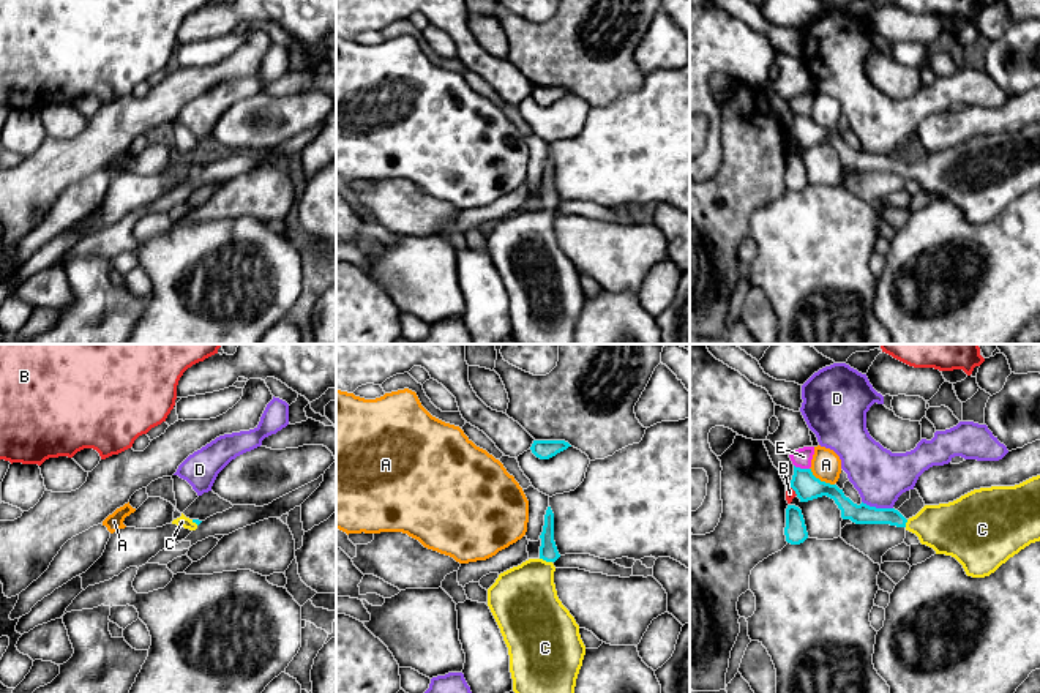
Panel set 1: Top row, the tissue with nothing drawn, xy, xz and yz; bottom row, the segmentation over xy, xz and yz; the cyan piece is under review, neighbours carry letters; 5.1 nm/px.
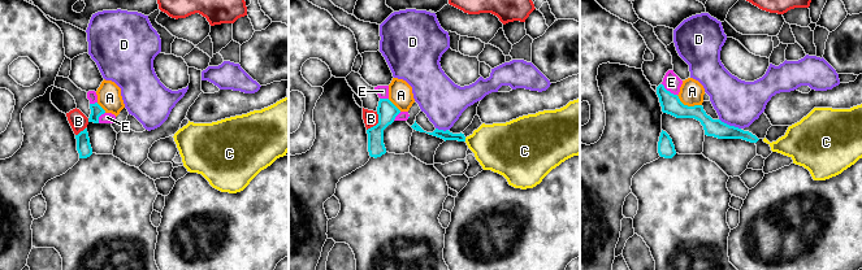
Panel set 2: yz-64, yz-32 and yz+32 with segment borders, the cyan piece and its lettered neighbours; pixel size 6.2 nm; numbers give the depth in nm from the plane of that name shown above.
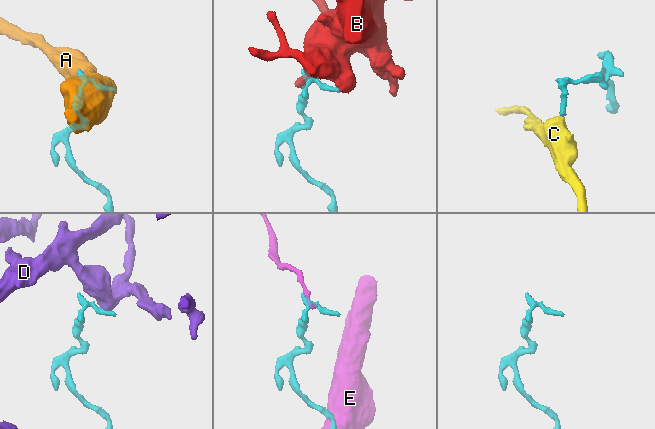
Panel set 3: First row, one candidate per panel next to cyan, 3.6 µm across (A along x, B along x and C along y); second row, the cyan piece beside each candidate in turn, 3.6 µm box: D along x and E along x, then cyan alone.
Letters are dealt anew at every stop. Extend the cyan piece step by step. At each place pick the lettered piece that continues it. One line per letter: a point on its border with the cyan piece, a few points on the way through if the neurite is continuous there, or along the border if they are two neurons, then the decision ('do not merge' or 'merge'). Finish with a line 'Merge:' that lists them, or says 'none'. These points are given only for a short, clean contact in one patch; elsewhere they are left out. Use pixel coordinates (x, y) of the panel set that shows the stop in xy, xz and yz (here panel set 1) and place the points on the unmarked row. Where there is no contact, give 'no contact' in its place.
A: contact yz (819, 127); border yz (810, 114), (816, 123), (834, 131); do not merge
B: contact yz (793, 134); border yz (789, 131), (797, 141); do not merge
C: contact xz (546, 207); border xz (540, 204), (551, 209); do not merge
D: contact yz (878, 155); border yz (862, 147), (870, 152), (892, 155); do not merge
E: contact yz (802, 116); border yz (794, 111), (808, 116); do not merge
Merge: none

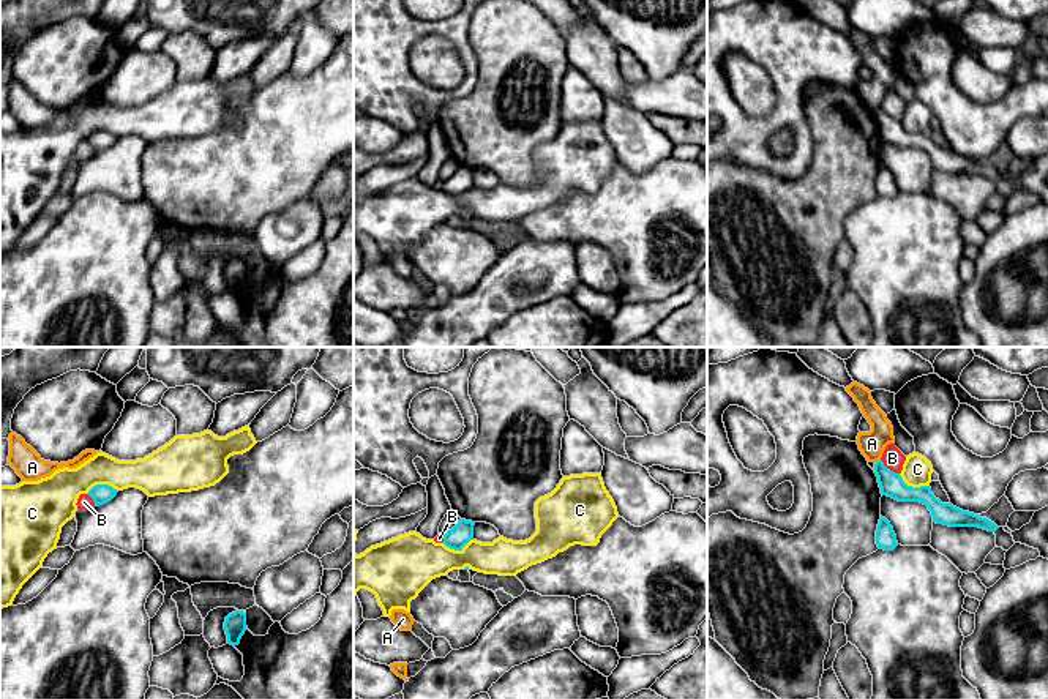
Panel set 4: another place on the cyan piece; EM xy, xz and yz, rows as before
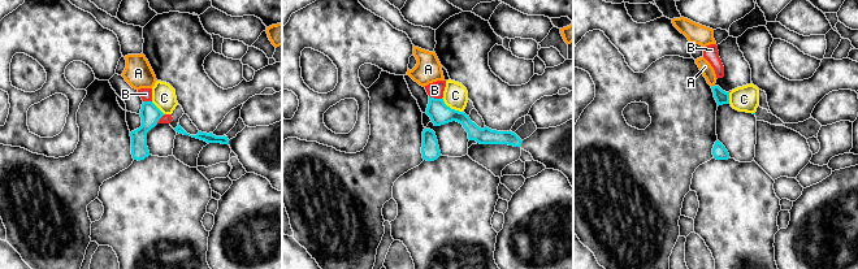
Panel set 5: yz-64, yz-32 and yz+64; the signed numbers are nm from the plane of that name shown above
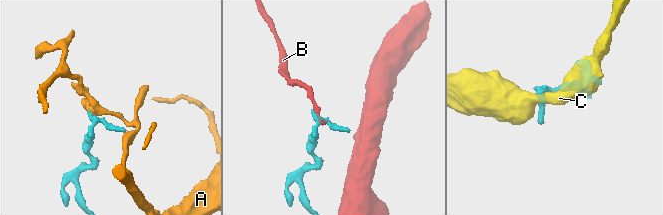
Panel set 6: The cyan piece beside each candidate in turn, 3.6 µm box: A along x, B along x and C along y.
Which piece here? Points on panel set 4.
A: contact yz (876, 109); way yz (890, 130), (876, 109), (872, 90); merge
B: contact yz (889, 115); border yz (881, 106), (898, 120); do not merge
C: contact yz (911, 133); border yz (898, 120), (908, 131), (928, 133); do not merge
Merge: A

